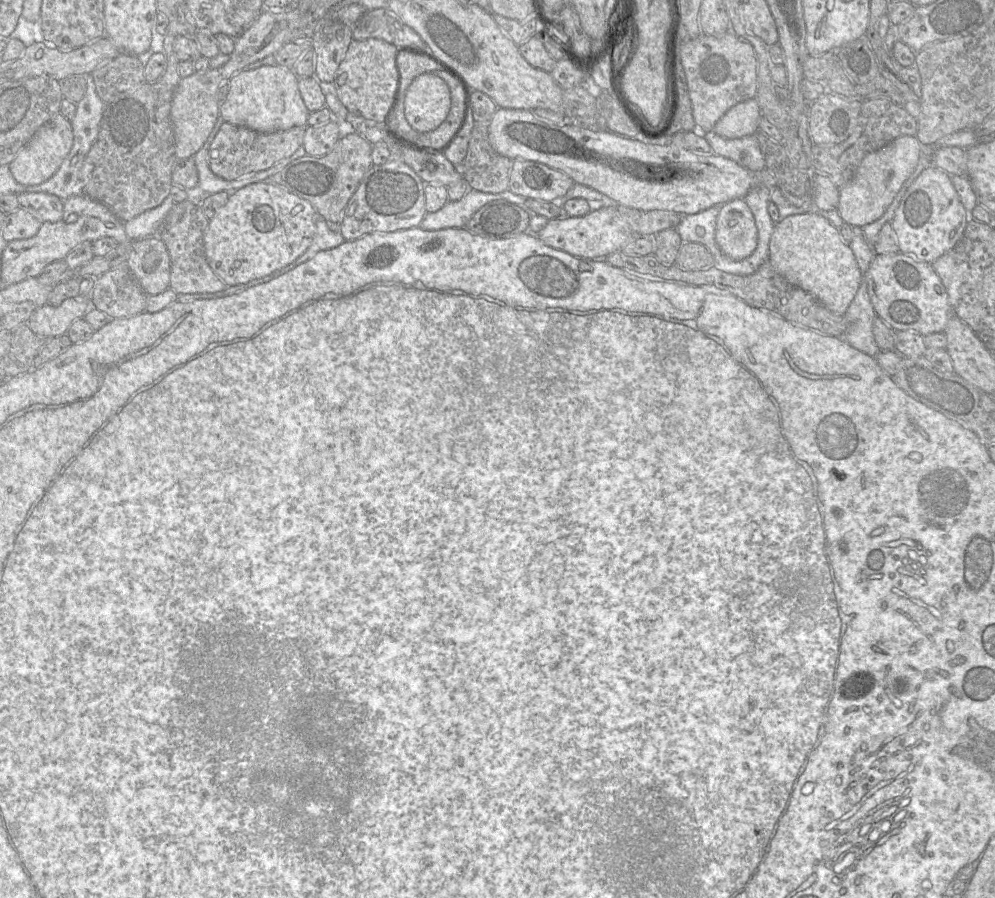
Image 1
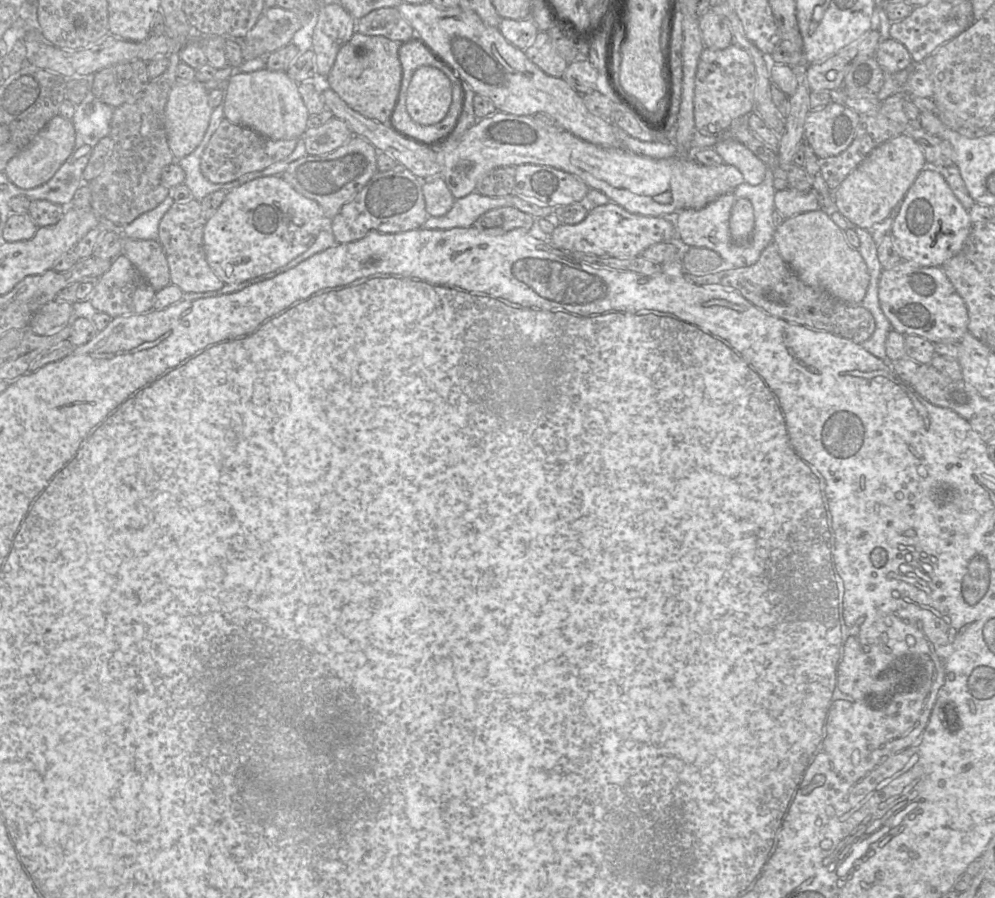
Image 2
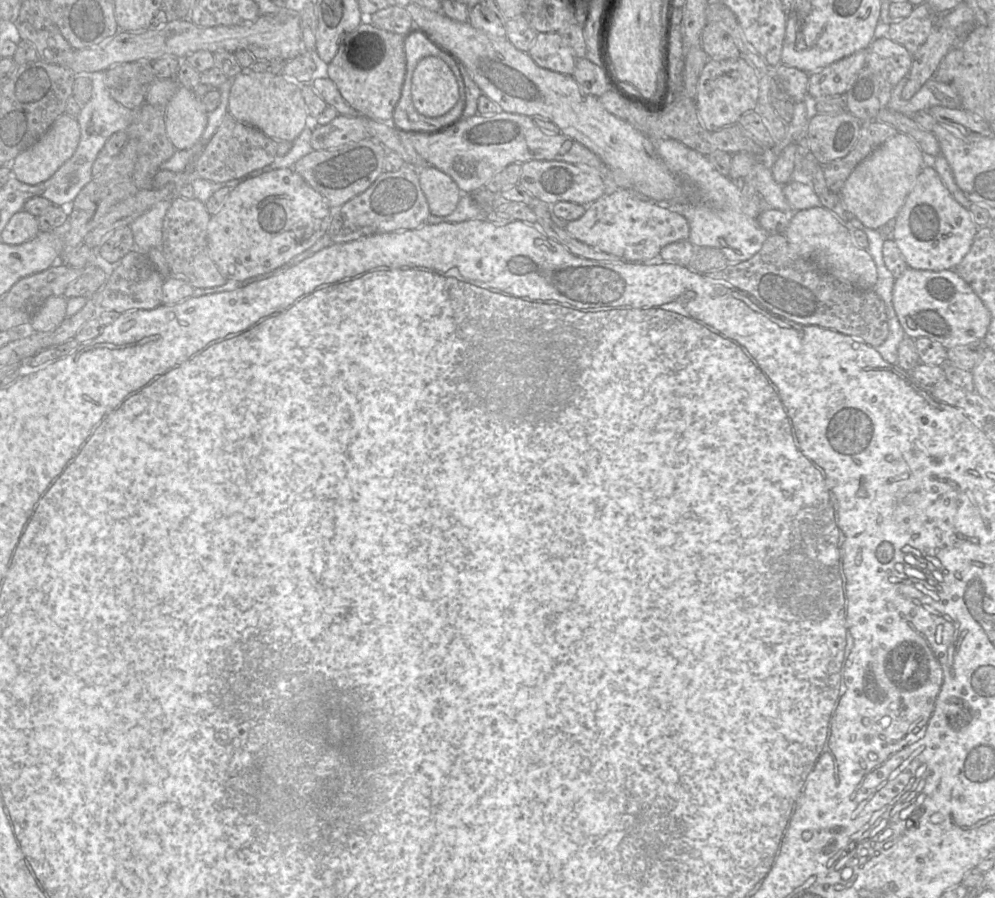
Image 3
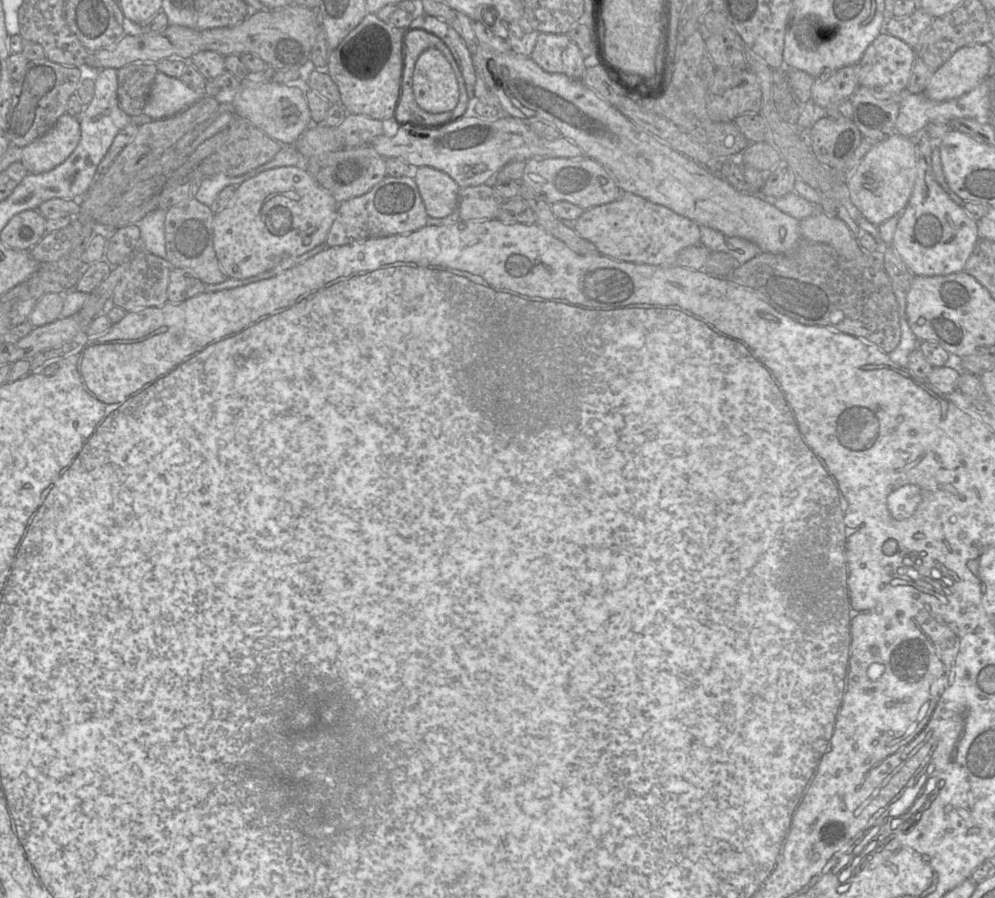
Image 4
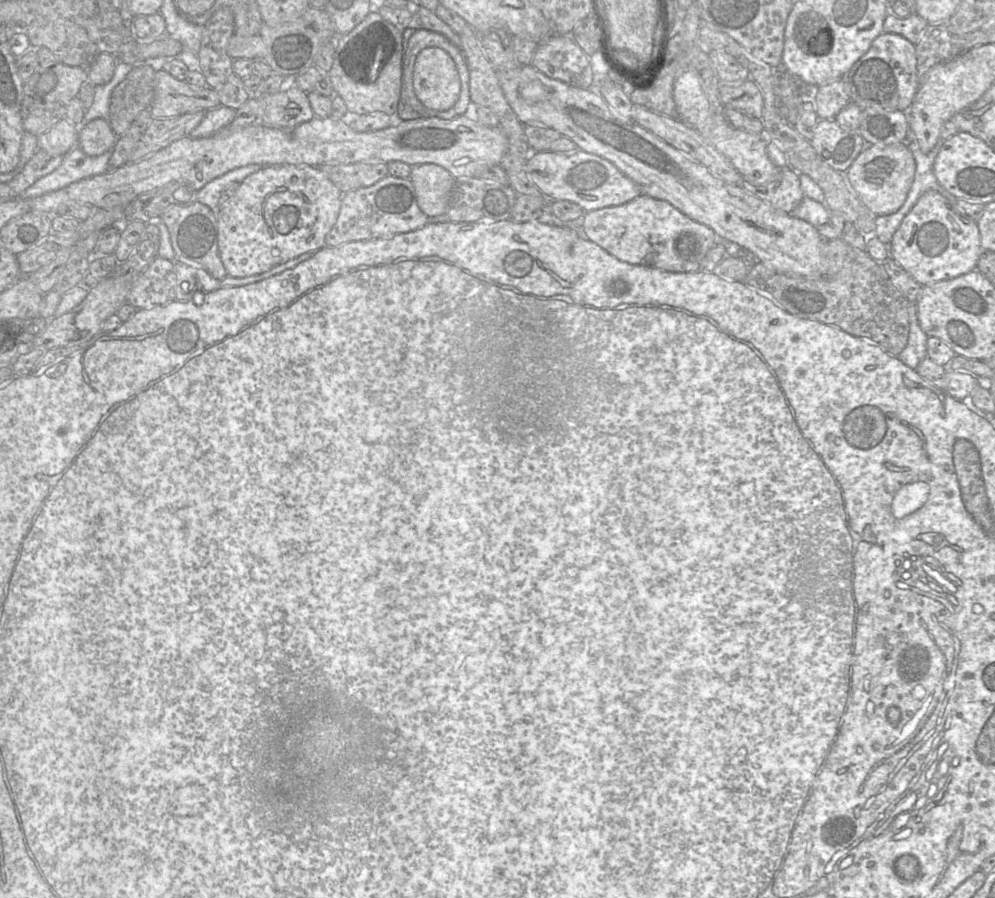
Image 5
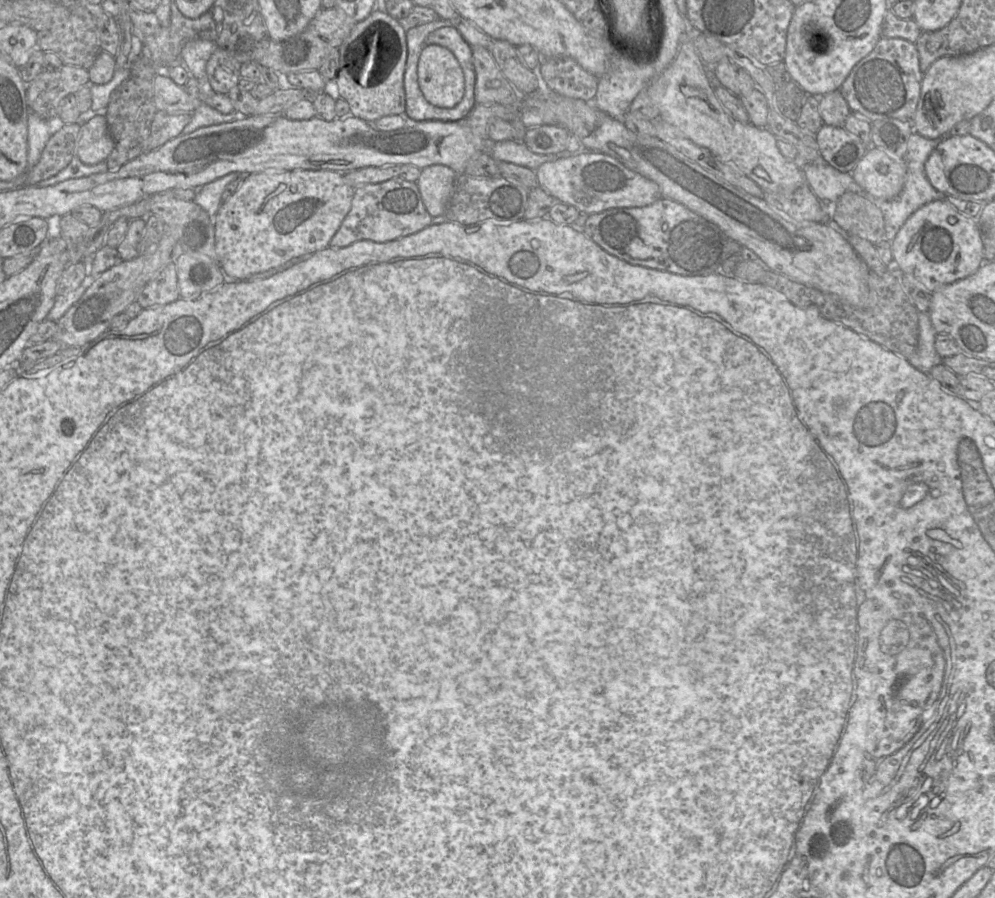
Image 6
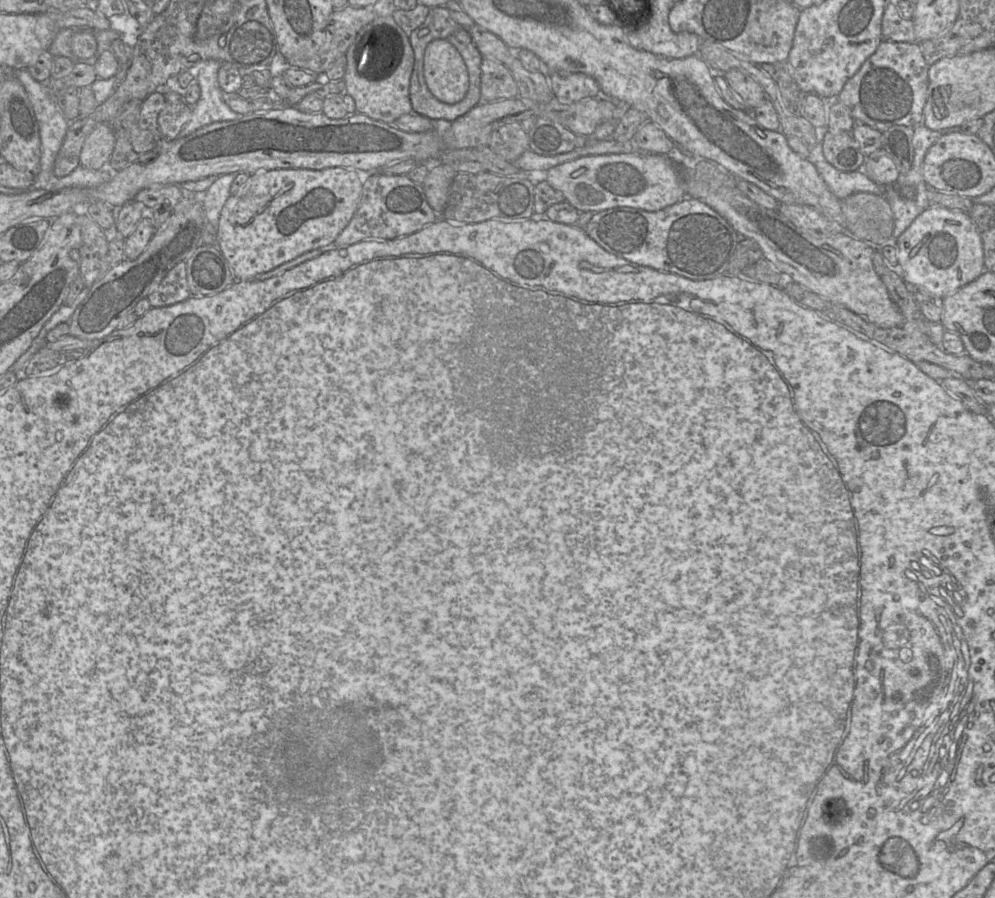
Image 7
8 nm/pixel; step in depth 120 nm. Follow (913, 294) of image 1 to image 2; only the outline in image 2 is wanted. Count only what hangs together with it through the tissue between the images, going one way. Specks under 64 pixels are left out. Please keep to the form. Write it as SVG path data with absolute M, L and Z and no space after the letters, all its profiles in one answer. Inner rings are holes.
M902 260L891 269L882 269L878 296L881 309L893 329L903 335L917 335L937 343L959 342L969 332L966 304L942 267L921 266Z

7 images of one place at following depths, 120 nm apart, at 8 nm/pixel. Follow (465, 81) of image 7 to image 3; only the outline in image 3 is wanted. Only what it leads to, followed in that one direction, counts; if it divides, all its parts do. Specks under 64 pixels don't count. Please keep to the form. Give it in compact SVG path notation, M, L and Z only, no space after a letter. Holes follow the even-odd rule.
M437 56L422 58L412 76L412 102L419 114L435 121L459 100L458 83L445 61Z

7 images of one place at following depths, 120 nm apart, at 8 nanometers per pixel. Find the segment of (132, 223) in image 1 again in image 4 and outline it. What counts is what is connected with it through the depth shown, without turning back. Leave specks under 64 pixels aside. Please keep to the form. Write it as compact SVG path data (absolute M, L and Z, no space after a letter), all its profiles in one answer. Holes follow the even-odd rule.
M157 208L136 223L140 229L141 242L147 252L166 259L165 222L166 210Z

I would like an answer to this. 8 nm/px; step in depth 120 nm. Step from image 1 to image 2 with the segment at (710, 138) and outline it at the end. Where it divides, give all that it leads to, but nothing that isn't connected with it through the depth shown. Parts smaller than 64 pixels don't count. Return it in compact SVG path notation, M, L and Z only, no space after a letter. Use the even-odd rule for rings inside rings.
M722 138L714 145L714 149L724 163L740 170L745 182L758 185L763 181L768 167L741 142L733 138Z

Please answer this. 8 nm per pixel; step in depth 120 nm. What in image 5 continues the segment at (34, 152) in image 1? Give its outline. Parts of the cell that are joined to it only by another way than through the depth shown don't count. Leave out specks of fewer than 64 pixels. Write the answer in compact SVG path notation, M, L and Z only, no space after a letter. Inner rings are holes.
M63 118L47 132L38 136L37 148L52 155L65 156L78 141L78 134L79 127Z

